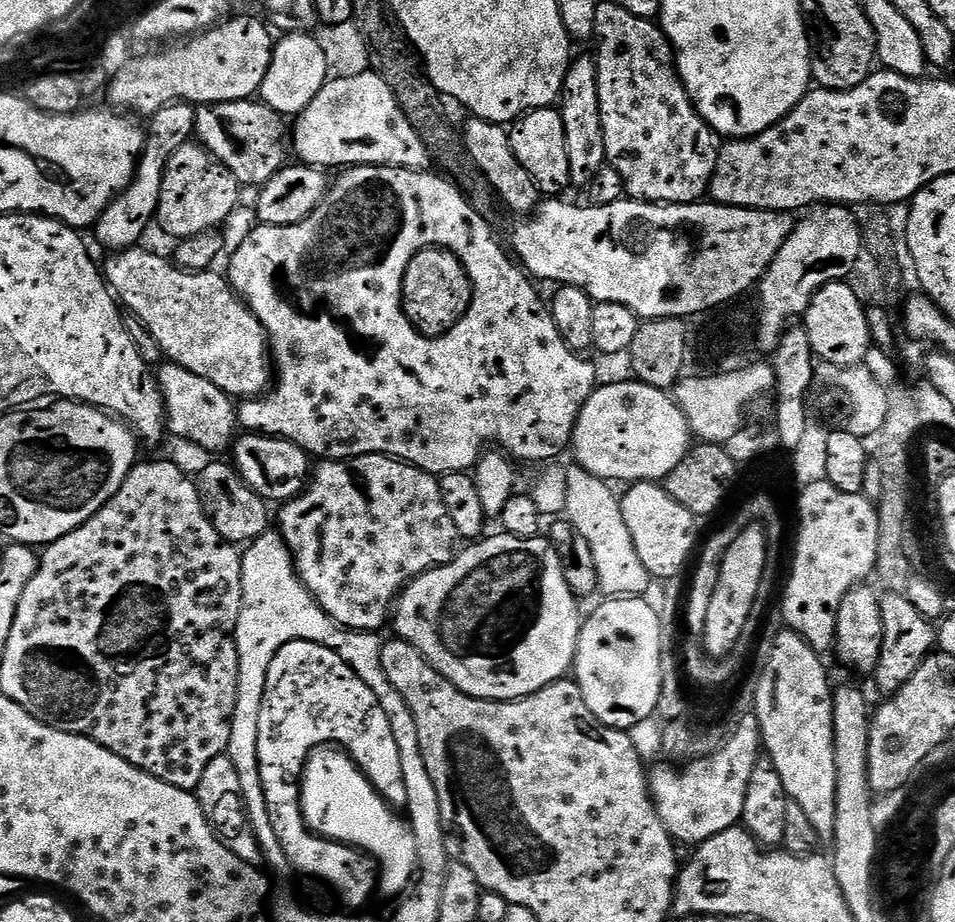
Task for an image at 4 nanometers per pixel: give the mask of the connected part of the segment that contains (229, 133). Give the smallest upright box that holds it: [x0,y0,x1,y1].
[195,98,290,189]

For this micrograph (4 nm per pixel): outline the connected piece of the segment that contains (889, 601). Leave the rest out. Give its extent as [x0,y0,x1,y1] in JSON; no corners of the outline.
[874,591,938,697]

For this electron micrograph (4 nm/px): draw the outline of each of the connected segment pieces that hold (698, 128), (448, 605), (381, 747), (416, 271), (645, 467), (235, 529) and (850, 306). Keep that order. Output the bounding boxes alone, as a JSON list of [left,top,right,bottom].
[[594,2,721,204],[394,534,582,700],[256,640,400,904],[400,248,472,336],[570,379,692,482],[194,463,269,546],[802,282,873,368]]

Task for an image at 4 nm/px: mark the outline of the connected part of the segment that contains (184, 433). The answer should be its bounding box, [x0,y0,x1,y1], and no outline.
[158,362,238,452]

